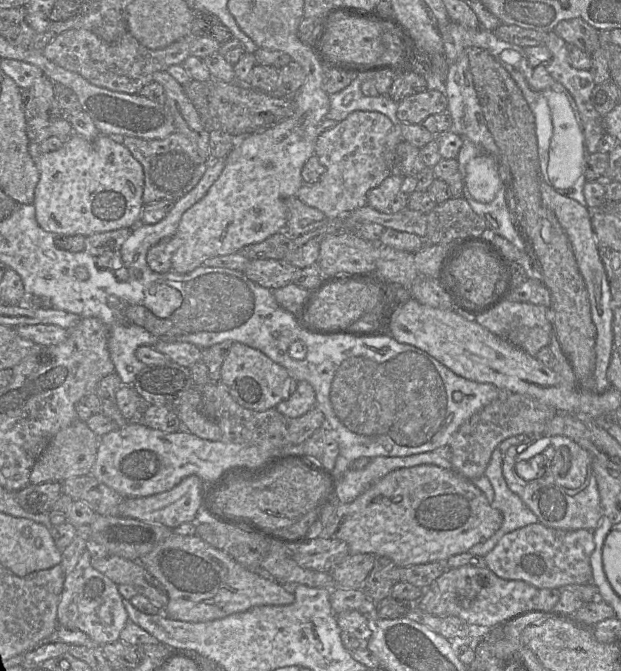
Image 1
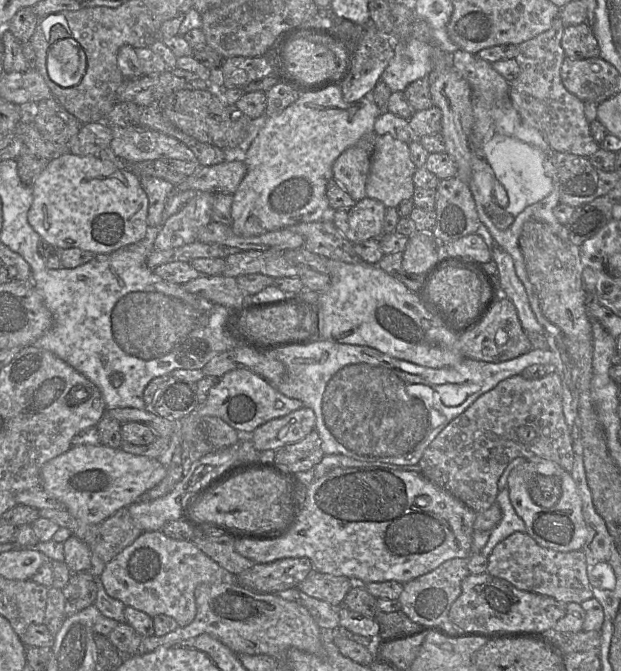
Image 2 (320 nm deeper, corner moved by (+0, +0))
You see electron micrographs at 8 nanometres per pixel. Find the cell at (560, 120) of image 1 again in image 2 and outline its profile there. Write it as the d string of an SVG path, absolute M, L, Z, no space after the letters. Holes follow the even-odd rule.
M496 133L482 146L482 152L496 178L507 191L510 202L507 211L514 217L552 192L553 181L545 172L545 153L540 149L512 136Z

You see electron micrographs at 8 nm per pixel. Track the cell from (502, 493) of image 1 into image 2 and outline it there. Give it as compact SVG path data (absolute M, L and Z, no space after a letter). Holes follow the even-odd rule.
M507 488L500 490L497 494L496 503L502 511L502 519L491 531L486 545L480 551L484 556L489 556L493 548L503 539L514 532L526 532L524 521L516 513L509 497Z

